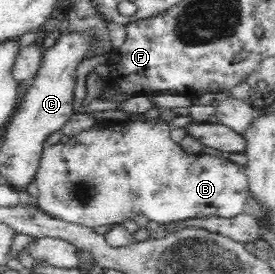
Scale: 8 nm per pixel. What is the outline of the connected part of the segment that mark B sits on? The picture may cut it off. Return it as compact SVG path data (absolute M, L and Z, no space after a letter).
M161 116L155 119L148 120L129 120L125 122L107 123L95 122L89 129L84 129L81 133L69 138L66 144L51 145L42 150L40 164L36 169L34 180L37 183L38 195L36 196L36 205L47 215L55 219L62 219L63 221L84 225L85 227L94 228L97 225L109 224L111 226L121 224L126 217L134 217L137 214L144 213L149 220L157 221L157 223L164 224L171 221L182 221L186 219L193 219L193 217L232 217L238 216L245 212L247 197L249 197L248 177L246 176L246 168L239 164L231 162L224 153L221 157L213 157L205 153L188 155L181 150L181 146L171 139L171 125Z

